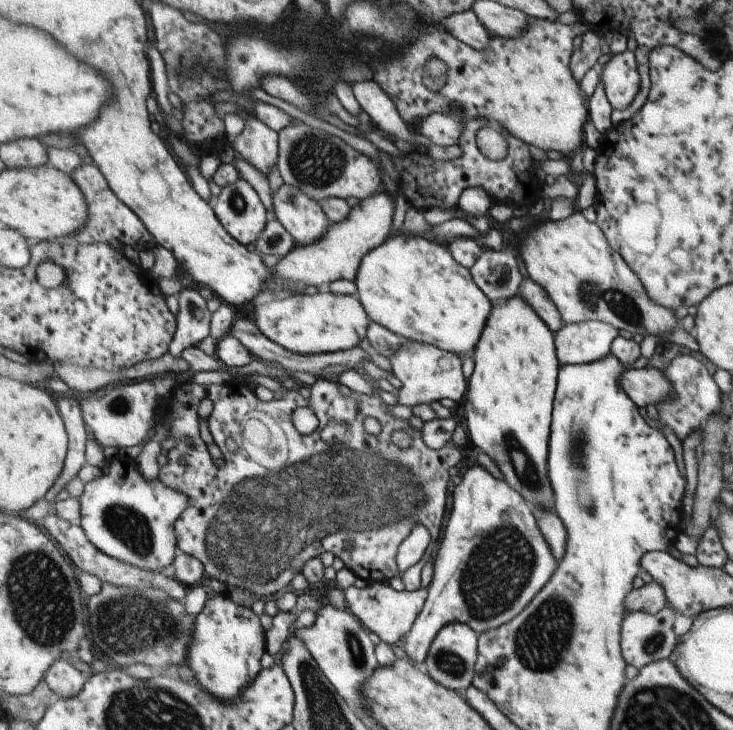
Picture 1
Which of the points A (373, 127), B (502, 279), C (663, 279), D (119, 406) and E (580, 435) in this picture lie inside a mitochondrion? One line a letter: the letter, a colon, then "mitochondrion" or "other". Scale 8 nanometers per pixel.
A: other
B: other
C: other
D: mitochondrion
E: mitochondrion

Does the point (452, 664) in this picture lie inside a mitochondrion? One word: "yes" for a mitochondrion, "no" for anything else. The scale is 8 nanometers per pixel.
yes

